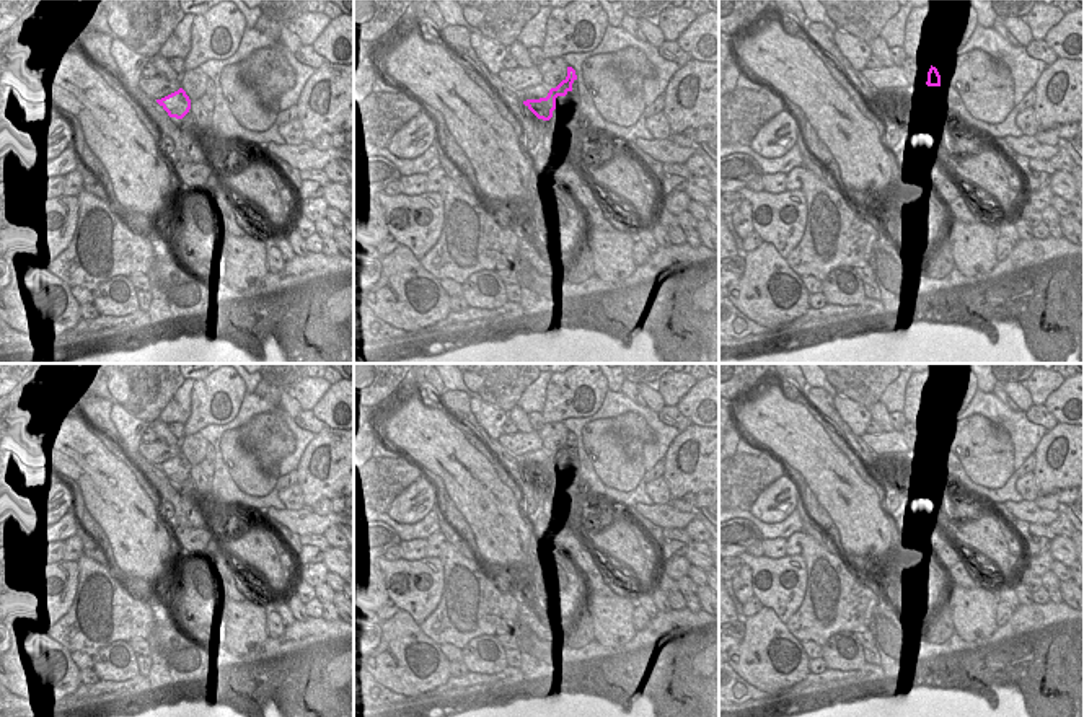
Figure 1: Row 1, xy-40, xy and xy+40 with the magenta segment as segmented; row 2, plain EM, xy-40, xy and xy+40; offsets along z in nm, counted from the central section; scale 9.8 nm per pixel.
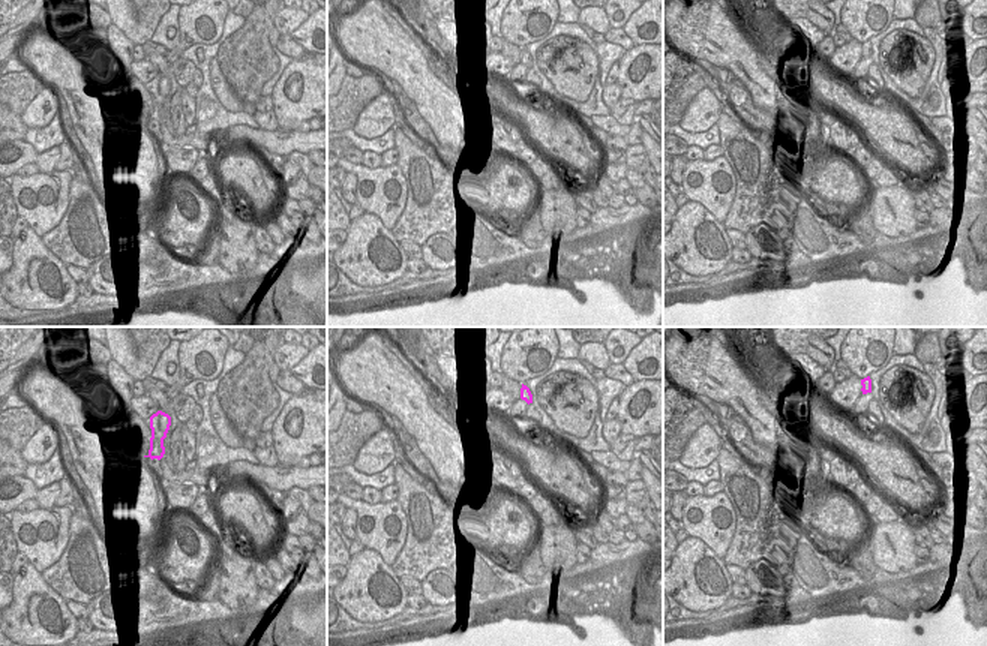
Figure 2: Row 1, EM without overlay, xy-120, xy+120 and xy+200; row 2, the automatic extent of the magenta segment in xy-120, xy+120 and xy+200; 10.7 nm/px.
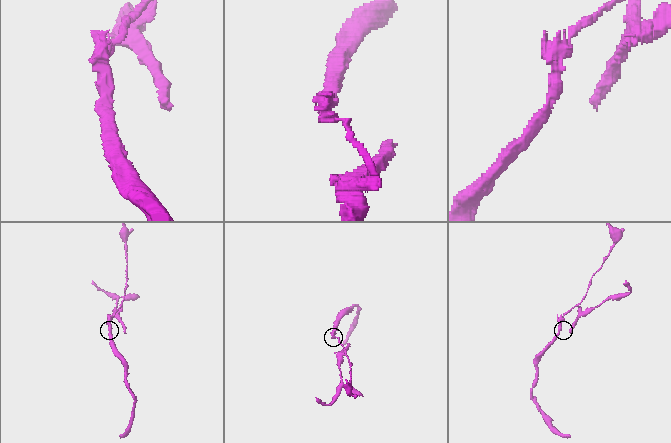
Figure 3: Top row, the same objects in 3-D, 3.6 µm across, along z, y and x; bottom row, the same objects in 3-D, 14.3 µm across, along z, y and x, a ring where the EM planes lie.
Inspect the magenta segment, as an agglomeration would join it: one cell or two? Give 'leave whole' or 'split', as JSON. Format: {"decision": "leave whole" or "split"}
{"decision": "split"}

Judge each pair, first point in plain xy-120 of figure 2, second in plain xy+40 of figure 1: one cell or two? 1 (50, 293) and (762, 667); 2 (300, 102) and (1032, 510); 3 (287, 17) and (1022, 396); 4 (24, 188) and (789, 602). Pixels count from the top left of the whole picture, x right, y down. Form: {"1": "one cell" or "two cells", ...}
{"1": "one cell", "2": "two cells", "3": "two cells", "4": "one cell"}

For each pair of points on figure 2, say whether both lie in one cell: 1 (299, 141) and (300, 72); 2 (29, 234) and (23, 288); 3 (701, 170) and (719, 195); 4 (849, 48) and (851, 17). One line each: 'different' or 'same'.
1: different
2: same
3: same
4: different

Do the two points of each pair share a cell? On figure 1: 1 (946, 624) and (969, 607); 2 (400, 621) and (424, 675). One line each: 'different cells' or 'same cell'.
1: different cells
2: same cell

